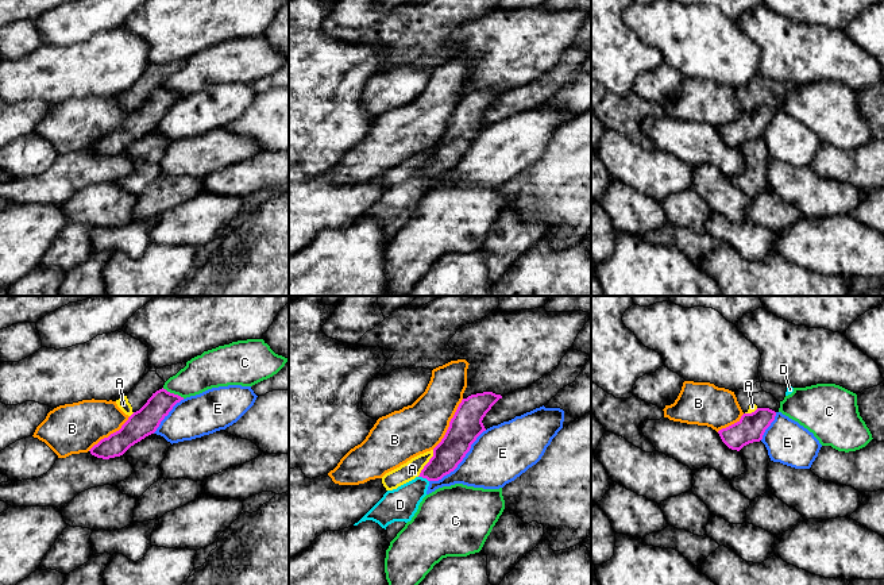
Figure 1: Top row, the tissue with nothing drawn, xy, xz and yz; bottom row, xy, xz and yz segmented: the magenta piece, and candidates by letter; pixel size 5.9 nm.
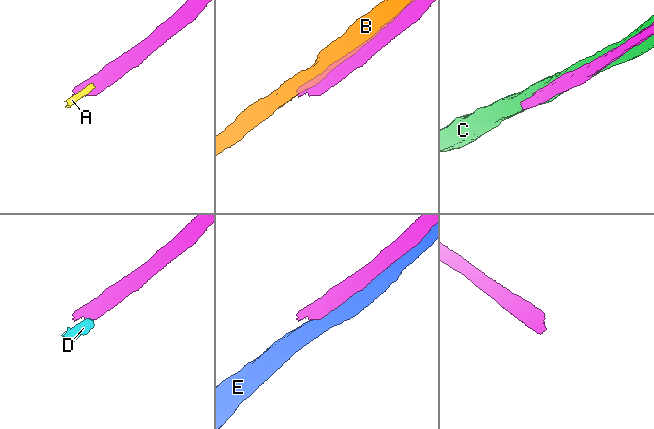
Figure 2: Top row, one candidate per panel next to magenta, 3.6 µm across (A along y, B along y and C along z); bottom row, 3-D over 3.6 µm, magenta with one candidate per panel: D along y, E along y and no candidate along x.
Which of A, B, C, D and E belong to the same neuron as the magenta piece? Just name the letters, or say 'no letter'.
no letter

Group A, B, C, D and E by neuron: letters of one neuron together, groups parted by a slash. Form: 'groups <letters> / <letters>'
groups A D / B / C / E

